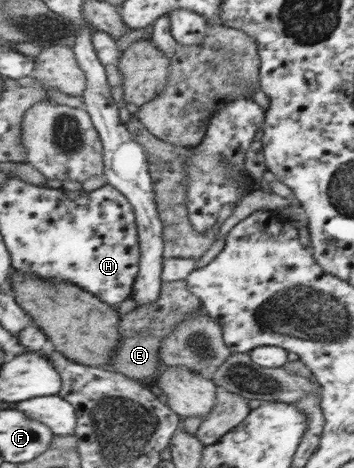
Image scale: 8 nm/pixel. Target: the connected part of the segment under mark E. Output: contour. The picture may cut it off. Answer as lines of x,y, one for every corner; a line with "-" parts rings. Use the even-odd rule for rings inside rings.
185,280
162,282
160,295
156,301
141,304
121,317
121,344
110,369
136,380
153,380
165,367
160,354
161,337
173,334
179,323
195,313
207,315
206,308
199,297
188,290

